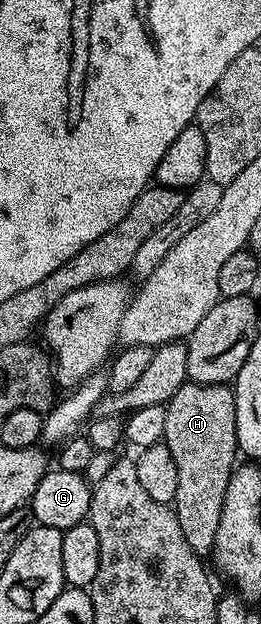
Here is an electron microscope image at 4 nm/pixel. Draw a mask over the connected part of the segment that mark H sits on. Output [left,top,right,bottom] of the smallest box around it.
[163,381,239,555]

